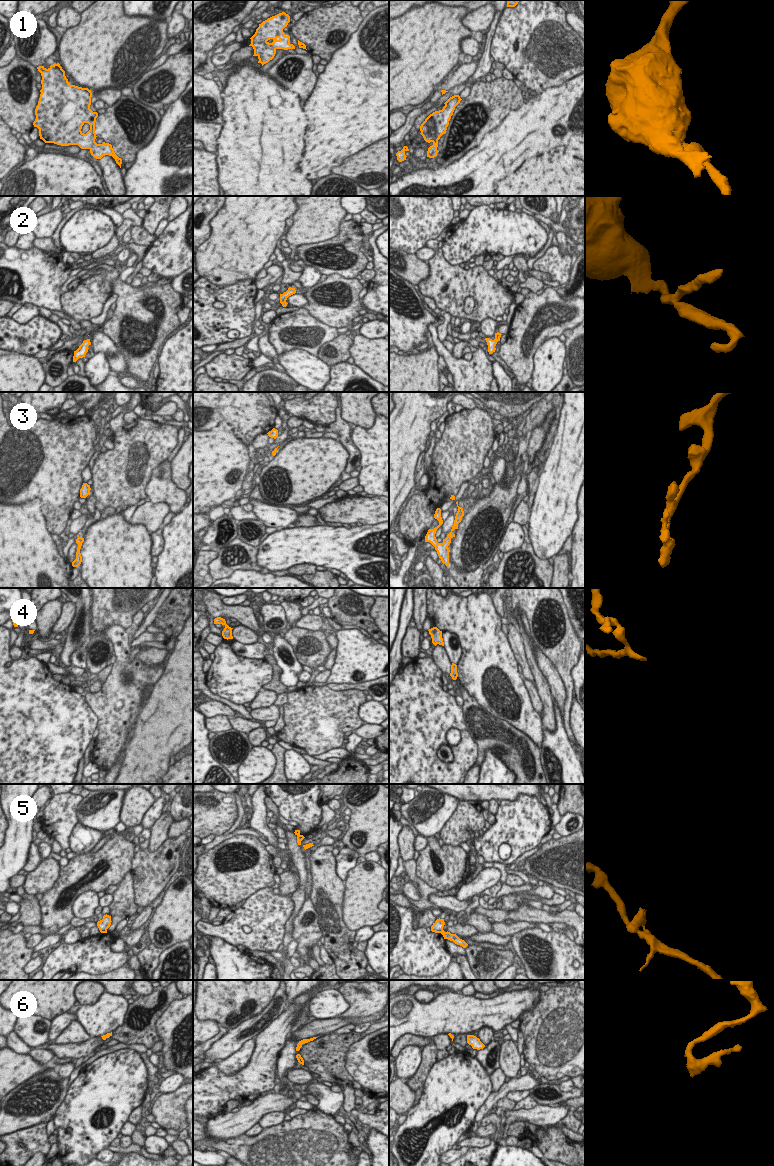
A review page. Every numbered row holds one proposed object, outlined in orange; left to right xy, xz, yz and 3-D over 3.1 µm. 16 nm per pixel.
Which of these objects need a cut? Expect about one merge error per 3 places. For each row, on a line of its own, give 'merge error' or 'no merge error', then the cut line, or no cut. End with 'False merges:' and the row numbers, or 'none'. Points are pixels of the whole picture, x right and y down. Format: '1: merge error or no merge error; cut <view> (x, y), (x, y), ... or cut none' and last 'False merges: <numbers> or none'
1: no merge error; cut none
2: no merge error; cut none
3: no merge error; cut none
4: no merge error; cut none
5: merge error; cut yz (442, 929), (439, 932)
6: no merge error; cut none
False merges: 5

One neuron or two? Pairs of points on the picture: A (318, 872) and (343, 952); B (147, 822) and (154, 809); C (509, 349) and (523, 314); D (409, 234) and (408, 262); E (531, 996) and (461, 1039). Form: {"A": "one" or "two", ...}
{"A": "one", "B": "one", "C": "one", "D": "two", "E": "two"}

